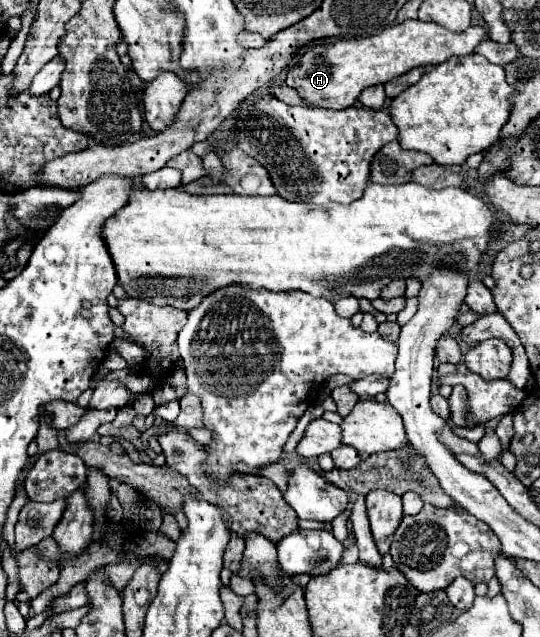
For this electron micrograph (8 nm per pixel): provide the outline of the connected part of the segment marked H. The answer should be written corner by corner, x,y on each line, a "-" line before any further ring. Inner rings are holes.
407,20
403,24
397,26
389,26
381,32
381,36
355,37
355,38
339,38
330,44
309,44
305,46
301,52
301,56
297,58
297,64
289,68
287,72
287,84
291,88
295,88
301,98
305,100
307,106
311,108
331,108
331,110
345,110
349,106
353,106
359,98
359,94
375,84
385,84
405,72
409,72
411,68
417,66
437,66
453,56
467,56
475,50
475,46
479,42
483,42
487,36
485,28
481,26
469,26
467,32
451,32
445,30
443,26
435,24
435,22
421,22
421,20

